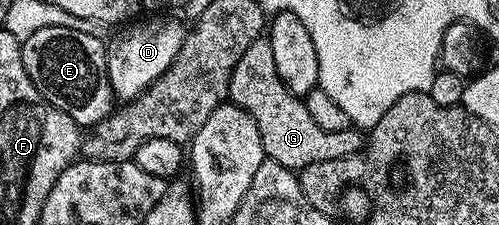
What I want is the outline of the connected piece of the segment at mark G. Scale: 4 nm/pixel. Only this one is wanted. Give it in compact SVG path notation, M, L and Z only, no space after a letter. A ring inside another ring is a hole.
M268 37L257 38L255 44L251 44L247 52L243 52L243 60L235 64L231 72L228 101L245 109L255 120L266 159L283 164L291 171L300 172L304 166L323 160L352 158L360 151L357 149L363 146L360 129L327 132L319 128L315 120L311 120L304 101L298 95L292 94L283 84L283 80L279 80L279 71L275 69Z

